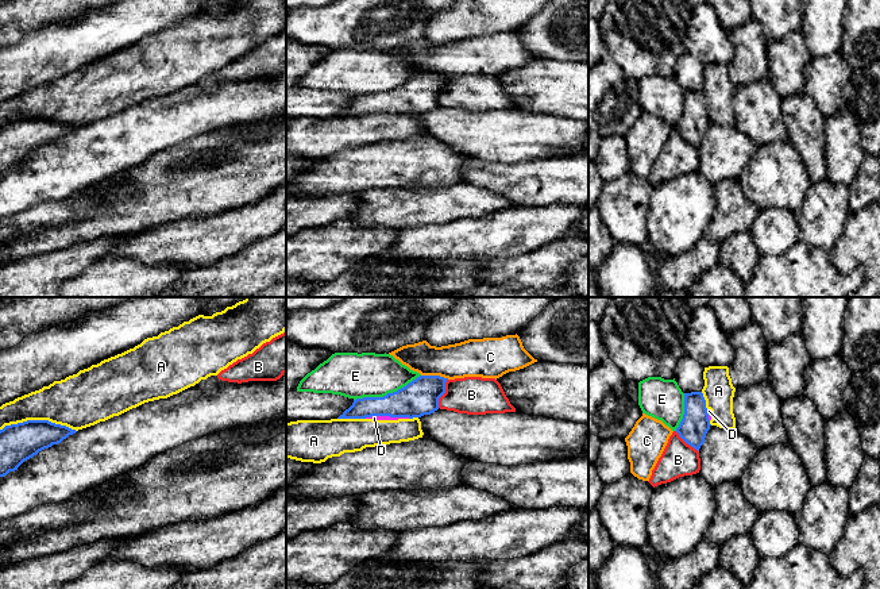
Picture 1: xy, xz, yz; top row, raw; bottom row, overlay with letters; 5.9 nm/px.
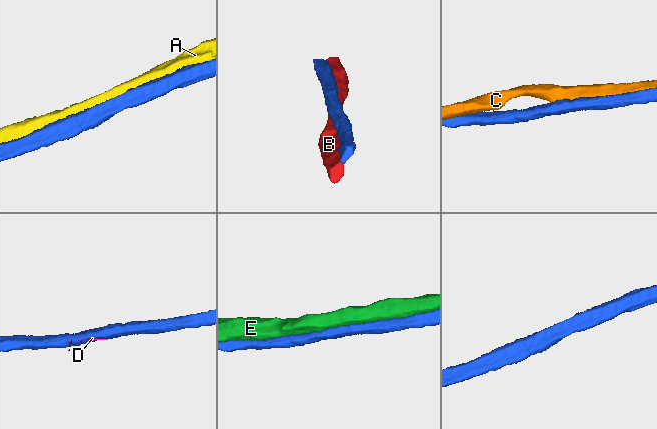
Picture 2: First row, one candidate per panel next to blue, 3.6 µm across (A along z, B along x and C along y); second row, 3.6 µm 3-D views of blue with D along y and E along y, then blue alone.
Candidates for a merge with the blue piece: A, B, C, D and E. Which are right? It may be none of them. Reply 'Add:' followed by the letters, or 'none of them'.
Add: none of them

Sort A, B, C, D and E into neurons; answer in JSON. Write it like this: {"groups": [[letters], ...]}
{"groups": [["A", "D"], ["B"], ["C"], ["E"]]}

